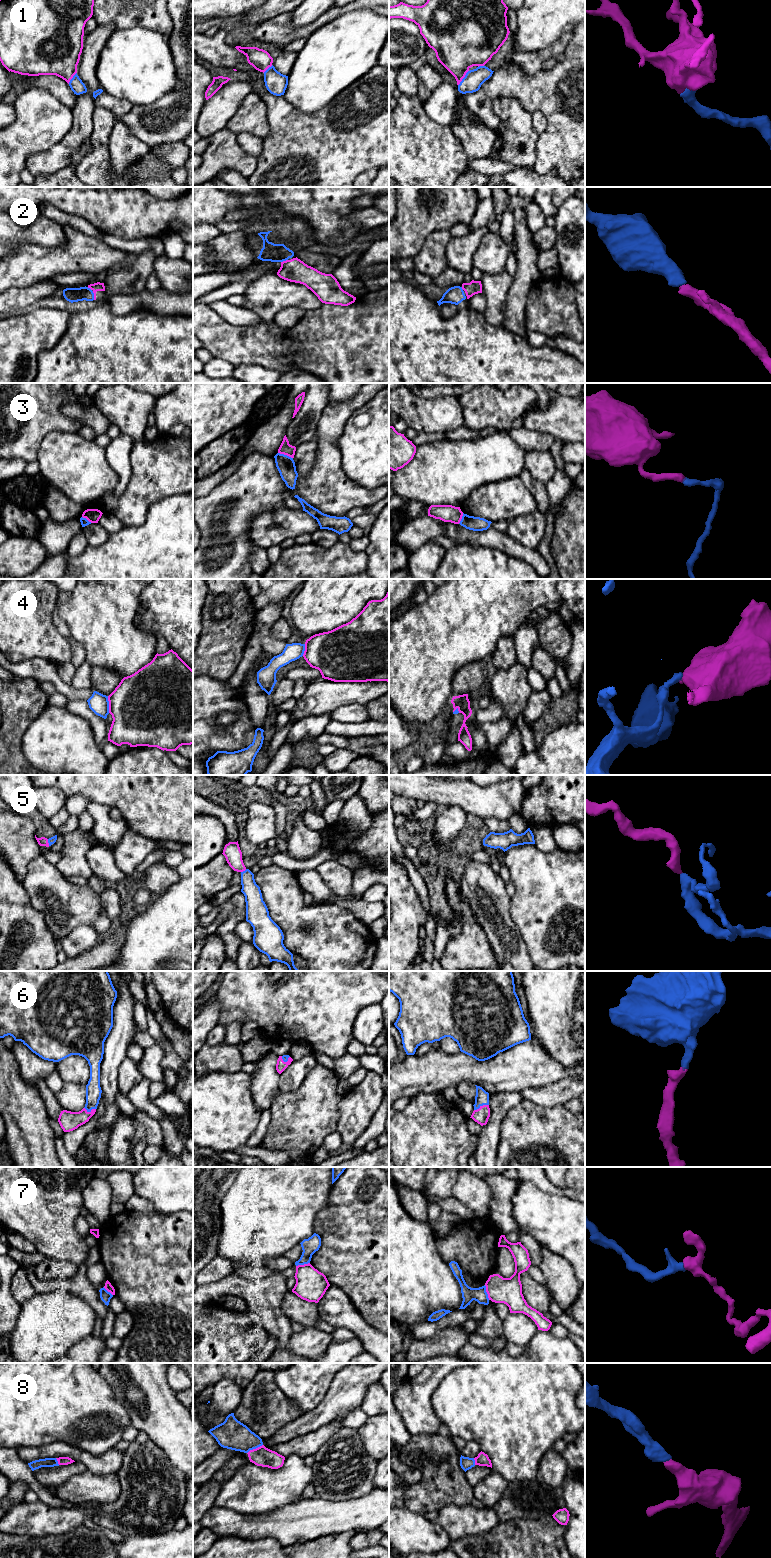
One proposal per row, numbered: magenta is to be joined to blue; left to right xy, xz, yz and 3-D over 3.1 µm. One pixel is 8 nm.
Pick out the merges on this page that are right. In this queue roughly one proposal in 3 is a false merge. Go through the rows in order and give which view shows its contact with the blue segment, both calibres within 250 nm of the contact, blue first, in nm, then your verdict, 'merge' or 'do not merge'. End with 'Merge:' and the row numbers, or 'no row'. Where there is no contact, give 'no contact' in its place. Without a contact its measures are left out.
1: yz | 150/360 nm | merge
2: xy | 110/70 nm | merge
3: xz | 140/100 nm | do not merge
4: xy | 160/480 nm | do not merge
5: xy | 60/70 nm | merge
6: yz | 110/120 nm | merge
7: yz | 120/200 nm | do not merge
8: xz | 240/160 nm | merge
Merge: 1, 2, 5, 6, 8

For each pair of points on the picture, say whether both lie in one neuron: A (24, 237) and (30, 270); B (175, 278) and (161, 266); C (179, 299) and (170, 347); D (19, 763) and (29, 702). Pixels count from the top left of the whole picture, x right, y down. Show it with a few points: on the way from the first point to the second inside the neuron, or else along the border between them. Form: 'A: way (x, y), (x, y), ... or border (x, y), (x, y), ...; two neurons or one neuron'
A: border (48, 246), (20, 244), (10, 253); two neurons
B: way (172, 275), (164, 268); one neuron
C: border (153, 312), (182, 315); two neurons
D: way (14, 748), (14, 724), (16, 717); one neuron

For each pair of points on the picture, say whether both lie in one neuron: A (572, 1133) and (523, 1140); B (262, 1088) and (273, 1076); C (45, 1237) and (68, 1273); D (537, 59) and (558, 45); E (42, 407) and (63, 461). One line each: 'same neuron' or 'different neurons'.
A: same neuron
B: same neuron
C: different neurons
D: same neuron
E: different neurons

